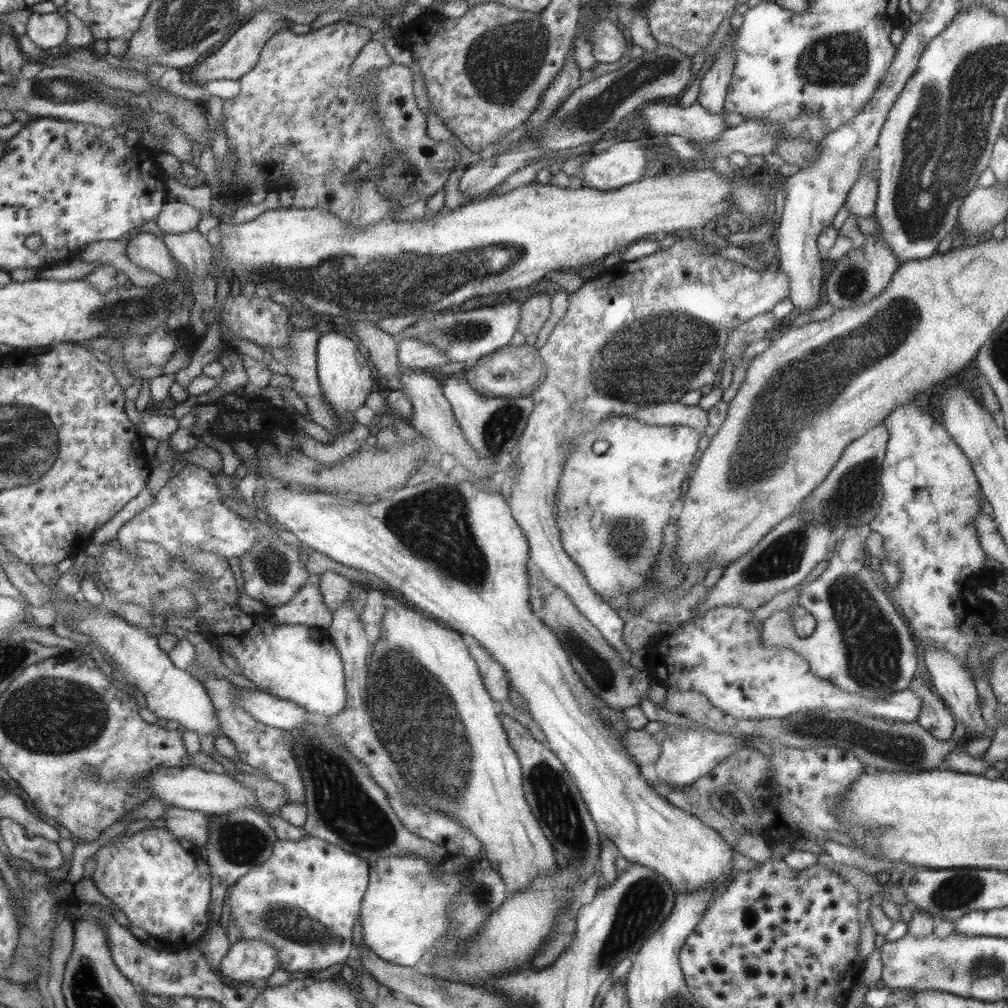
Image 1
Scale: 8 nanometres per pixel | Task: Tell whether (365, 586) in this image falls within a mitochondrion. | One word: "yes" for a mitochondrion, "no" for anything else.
no

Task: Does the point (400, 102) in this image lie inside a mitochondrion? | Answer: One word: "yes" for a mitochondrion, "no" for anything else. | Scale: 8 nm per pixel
no

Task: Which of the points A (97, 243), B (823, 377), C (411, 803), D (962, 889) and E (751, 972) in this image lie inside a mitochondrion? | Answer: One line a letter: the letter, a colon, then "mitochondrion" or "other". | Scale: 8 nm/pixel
A: other
B: mitochondrion
C: mitochondrion
D: mitochondrion
E: other

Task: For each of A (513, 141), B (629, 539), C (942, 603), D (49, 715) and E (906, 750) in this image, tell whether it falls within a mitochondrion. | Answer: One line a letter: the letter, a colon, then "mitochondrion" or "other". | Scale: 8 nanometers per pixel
A: mitochondrion
B: mitochondrion
C: other
D: mitochondrion
E: mitochondrion

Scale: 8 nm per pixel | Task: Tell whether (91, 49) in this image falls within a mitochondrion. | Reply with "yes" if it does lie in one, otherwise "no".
no

